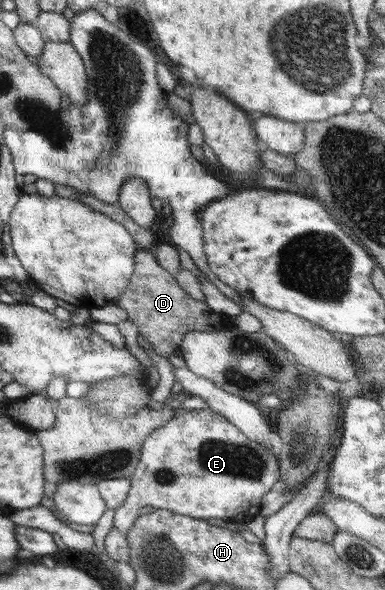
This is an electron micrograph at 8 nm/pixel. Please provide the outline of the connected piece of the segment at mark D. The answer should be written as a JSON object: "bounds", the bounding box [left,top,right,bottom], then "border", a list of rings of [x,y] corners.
{"bounds":[113,249,234,357],"border":[[[143,249],[137,251],[134,260],[135,269],[129,285],[126,287],[124,294],[113,304],[126,310],[128,321],[133,322],[138,327],[140,338],[148,341],[158,354],[168,357],[174,351],[178,353],[180,342],[184,339],[184,335],[188,334],[188,331],[220,331],[226,328],[234,328],[231,317],[214,312],[206,302],[196,301],[196,299],[188,296],[188,293],[184,292],[182,287],[178,285],[174,276],[158,264],[154,250]]]}

